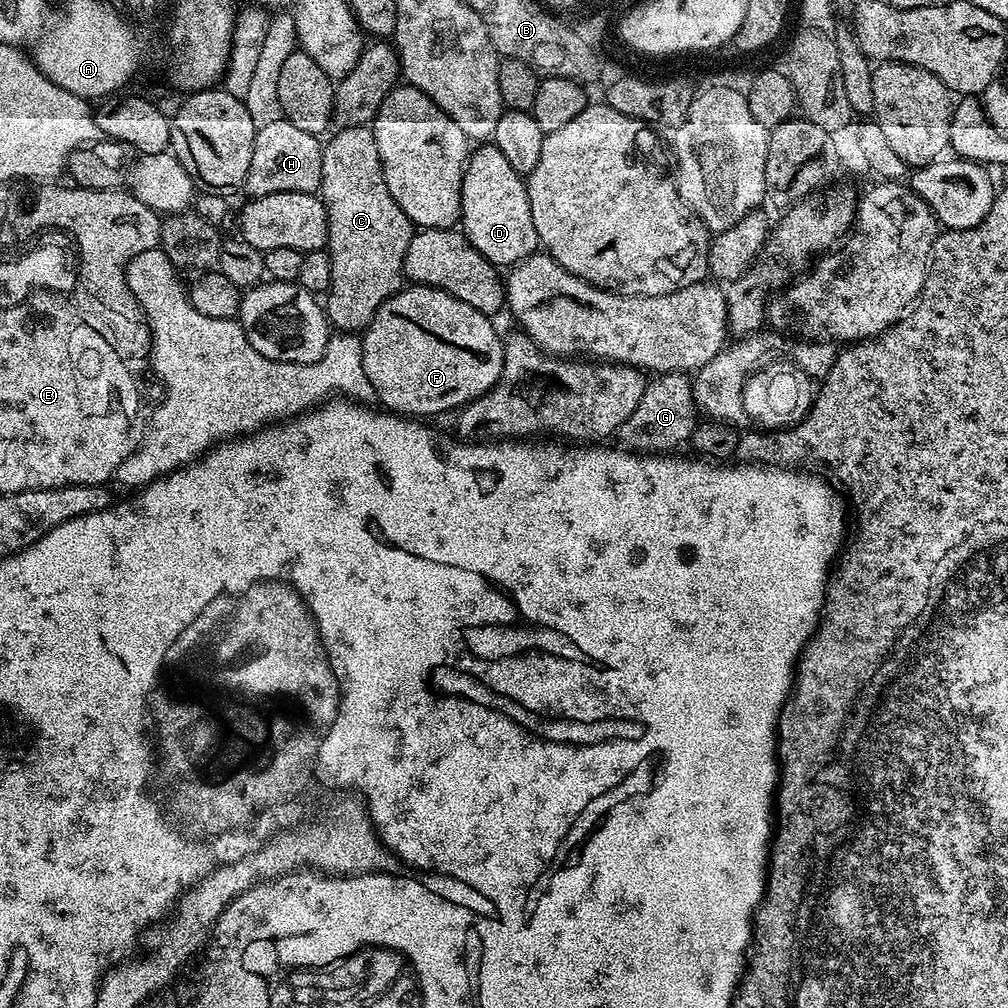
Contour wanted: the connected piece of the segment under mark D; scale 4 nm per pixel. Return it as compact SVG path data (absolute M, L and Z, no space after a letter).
M488 142L471 153L464 171L464 202L460 205L459 223L462 231L476 249L492 264L515 266L537 251L538 241L534 218L530 214L528 186L506 162L502 150Z

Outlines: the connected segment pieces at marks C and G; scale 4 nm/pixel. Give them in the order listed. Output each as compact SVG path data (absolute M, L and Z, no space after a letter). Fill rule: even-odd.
M371 127L340 128L334 132L327 137L328 144L326 140L323 145L322 182L318 189L328 215L326 251L332 263L326 315L333 329L360 334L374 318L378 306L402 287L406 246L410 246L414 225L386 186Z
M666 372L657 375L655 378L649 379L644 385L644 393L642 394L642 402L638 402L638 406L634 406L634 414L630 414L630 418L626 418L626 422L622 422L622 426L614 433L619 447L630 451L639 452L641 454L668 454L679 444L687 445L691 438L691 434L698 425L698 409L696 407L696 399L692 393L692 380L683 372Z

